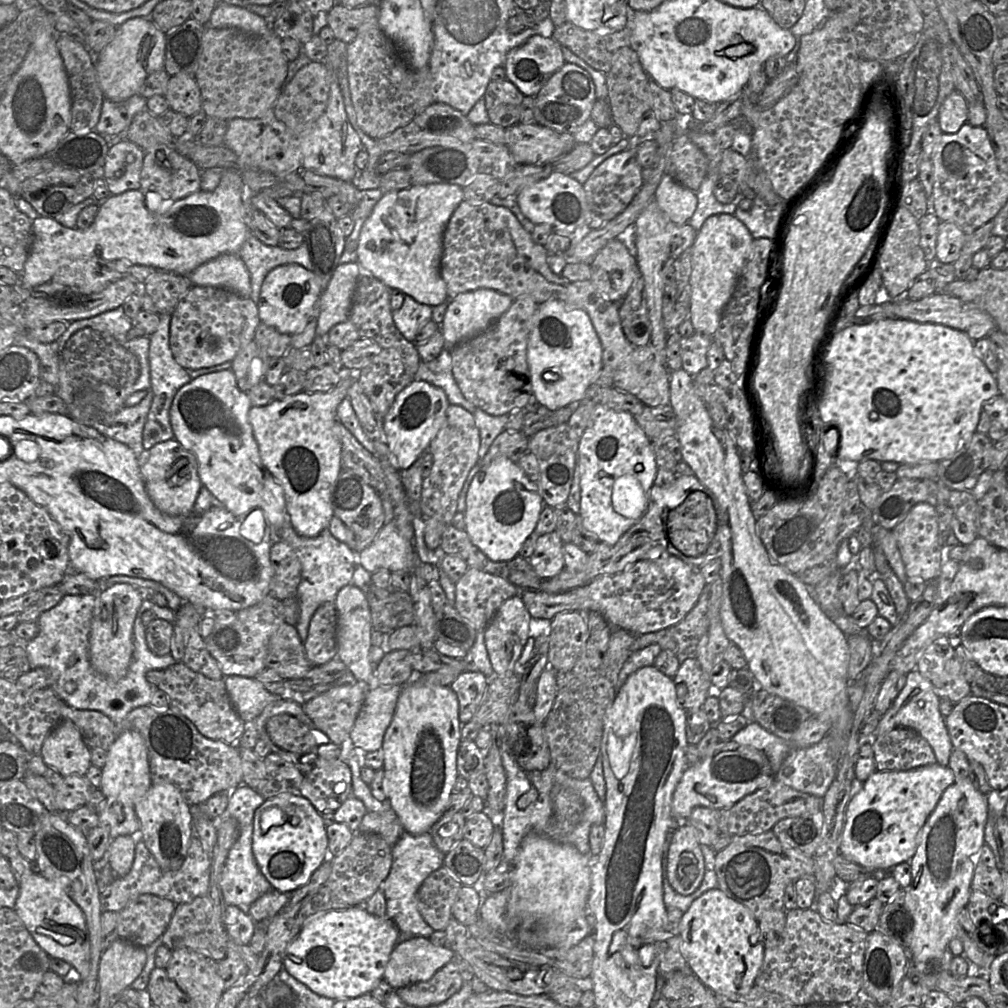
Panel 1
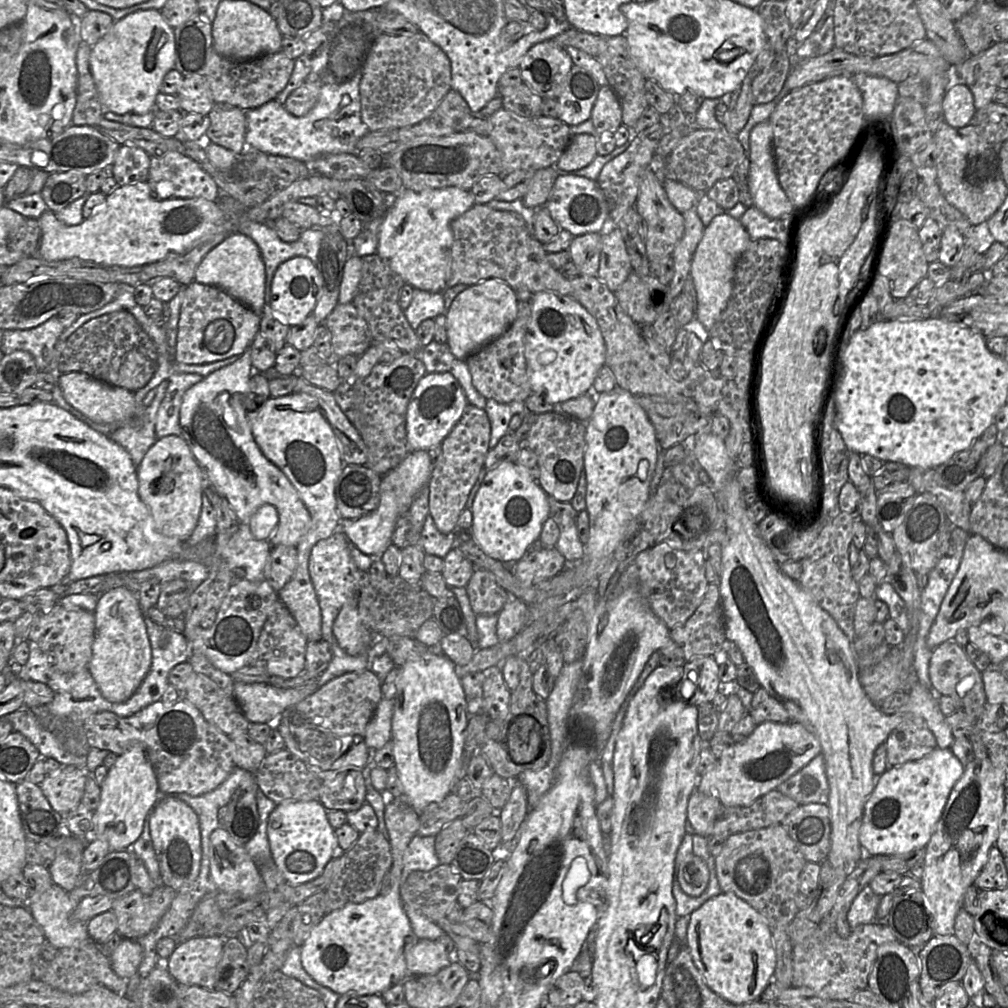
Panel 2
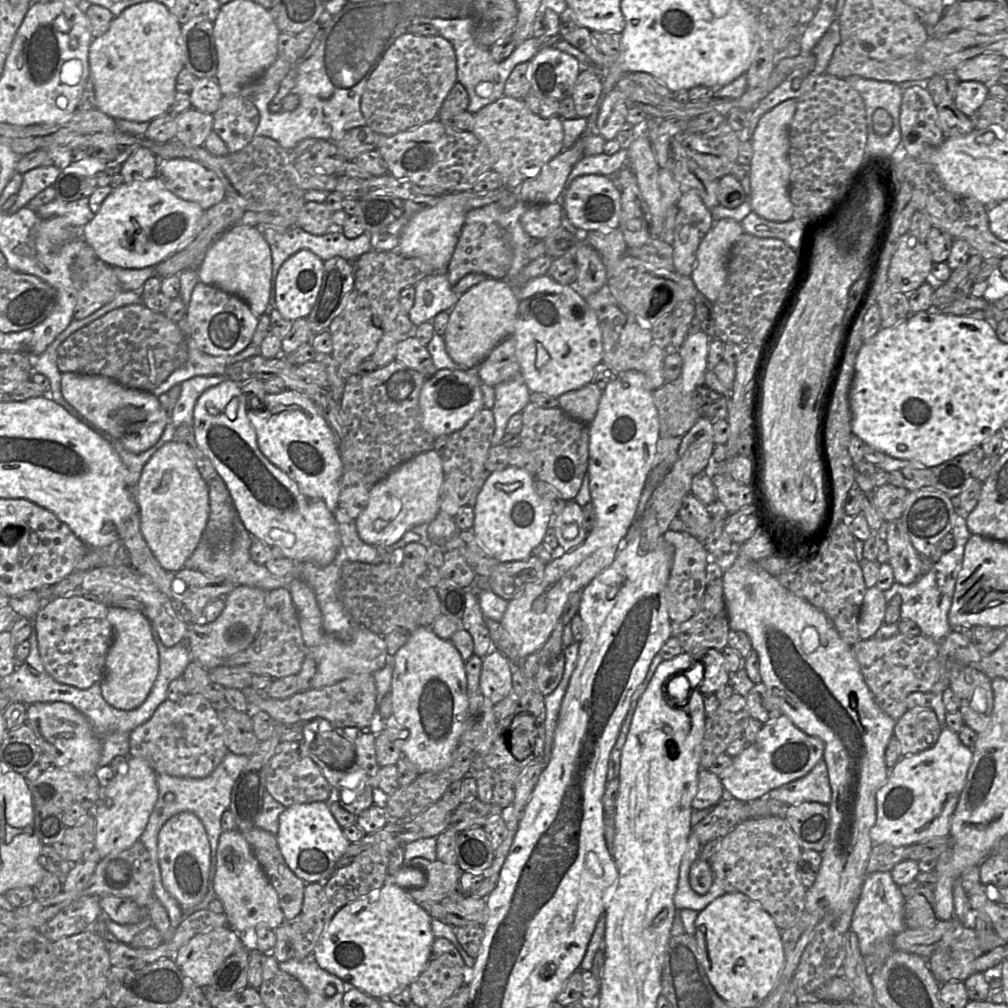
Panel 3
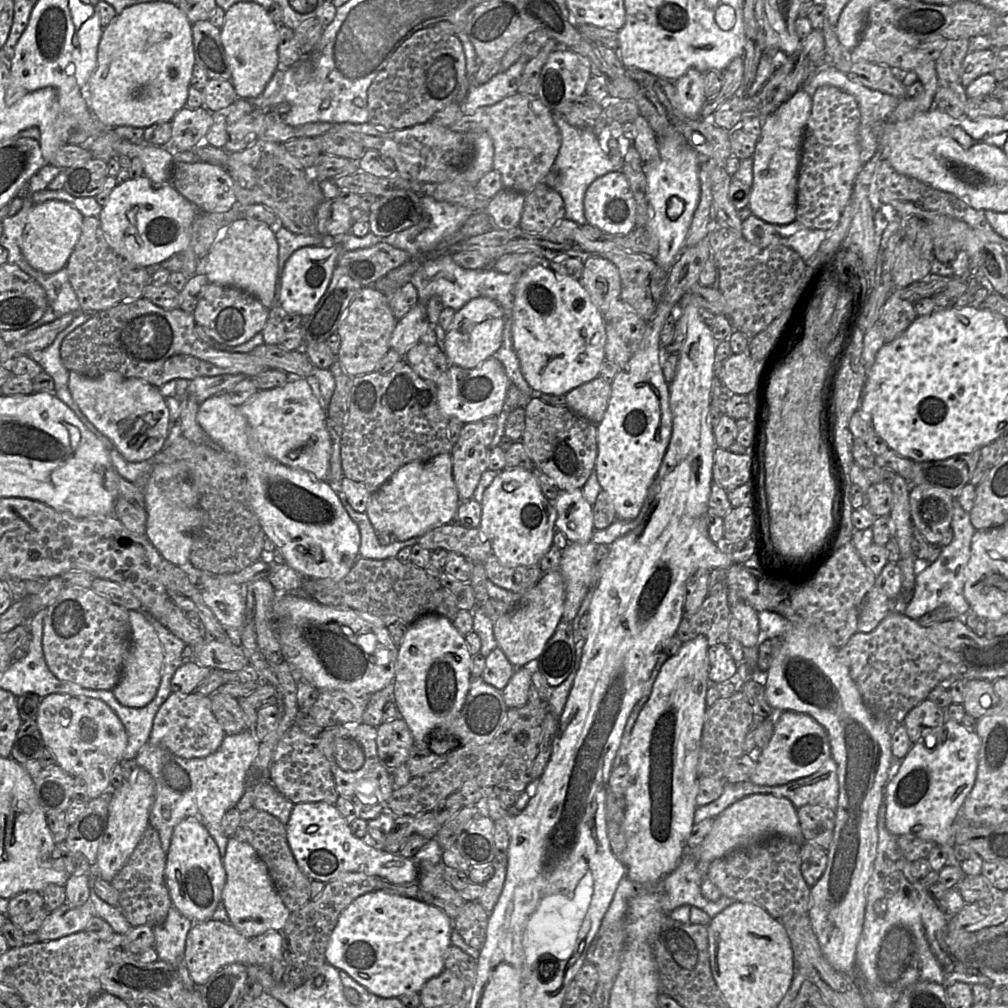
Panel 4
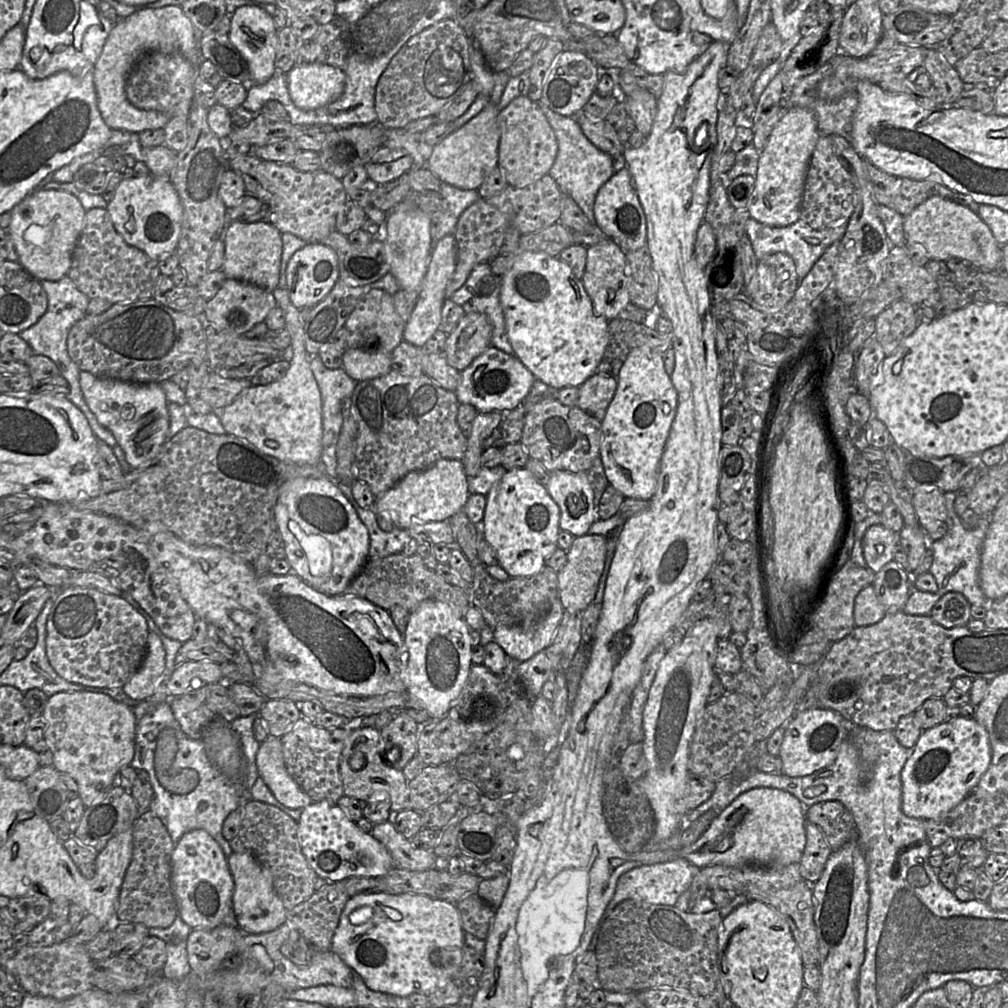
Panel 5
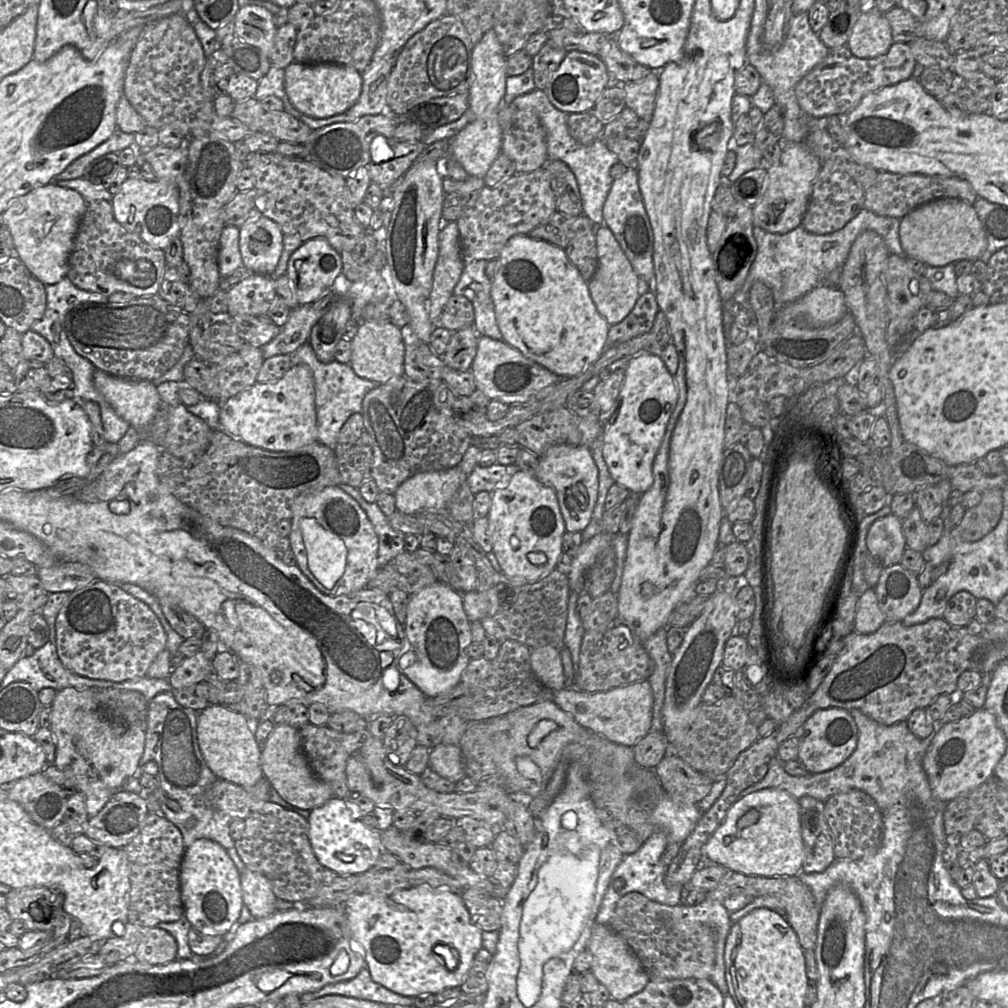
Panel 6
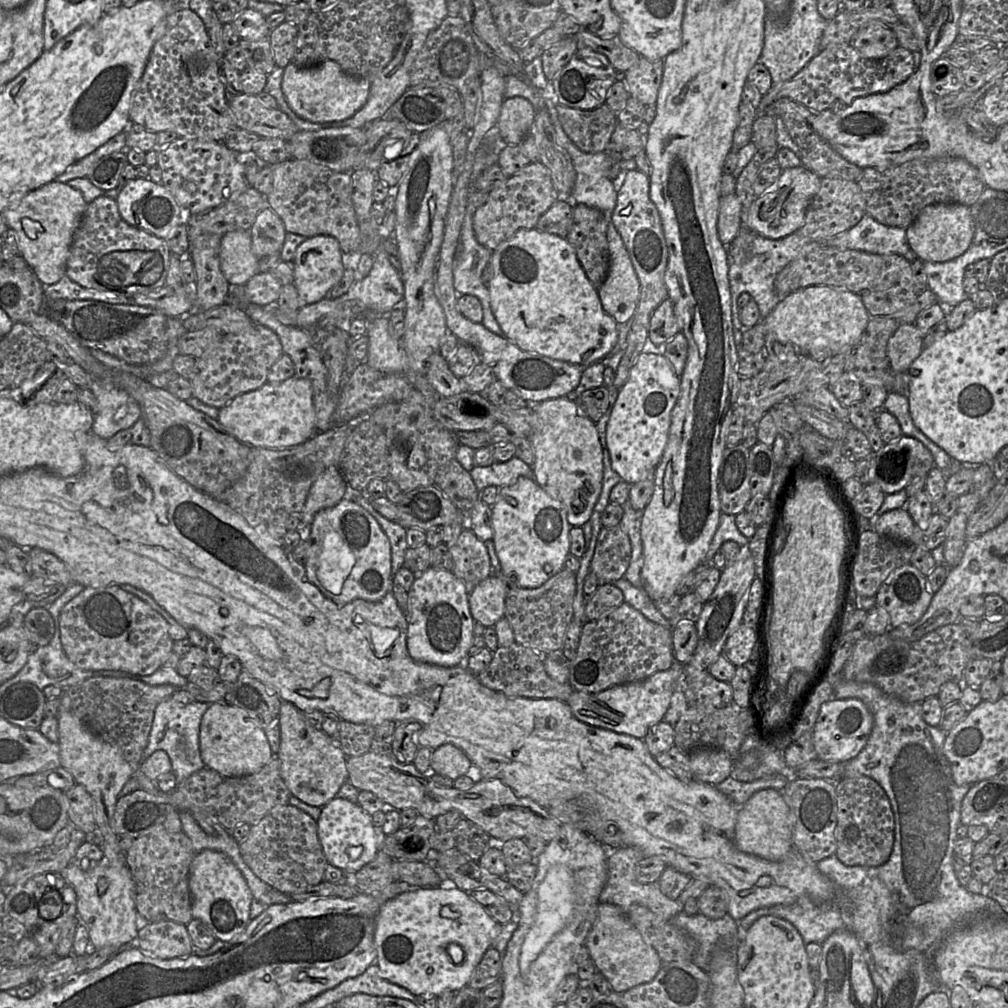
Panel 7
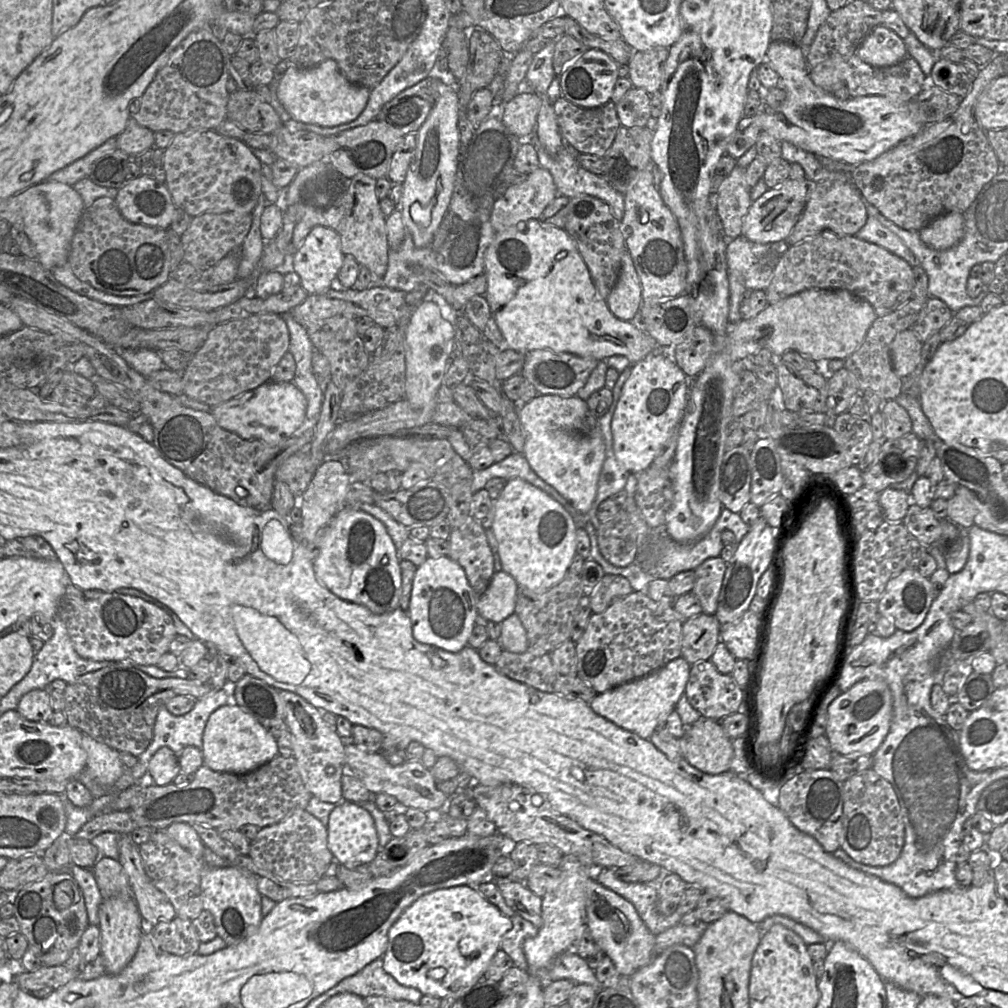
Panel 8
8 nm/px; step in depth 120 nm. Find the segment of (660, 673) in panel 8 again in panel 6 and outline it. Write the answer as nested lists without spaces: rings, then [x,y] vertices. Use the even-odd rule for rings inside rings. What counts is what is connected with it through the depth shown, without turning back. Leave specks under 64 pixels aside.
[[[648,680],[595,693],[563,688],[553,691],[553,702],[579,725],[616,744],[632,748],[651,730],[653,693]]]

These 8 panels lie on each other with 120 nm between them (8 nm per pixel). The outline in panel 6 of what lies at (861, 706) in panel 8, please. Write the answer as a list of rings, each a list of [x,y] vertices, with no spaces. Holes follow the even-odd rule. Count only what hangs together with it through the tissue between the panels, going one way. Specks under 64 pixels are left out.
[[[830,707],[817,710],[803,724],[799,733],[800,761],[810,774],[825,772],[842,764],[854,752],[858,741],[856,722],[847,710]]]

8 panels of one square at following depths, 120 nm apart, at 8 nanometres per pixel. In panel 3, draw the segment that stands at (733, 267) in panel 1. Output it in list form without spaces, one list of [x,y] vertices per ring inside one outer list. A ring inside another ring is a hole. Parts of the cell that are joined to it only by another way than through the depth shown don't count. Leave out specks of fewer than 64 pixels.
[[[722,218],[714,223],[699,245],[691,278],[698,291],[712,304],[727,280],[730,250],[743,233],[740,223]]]

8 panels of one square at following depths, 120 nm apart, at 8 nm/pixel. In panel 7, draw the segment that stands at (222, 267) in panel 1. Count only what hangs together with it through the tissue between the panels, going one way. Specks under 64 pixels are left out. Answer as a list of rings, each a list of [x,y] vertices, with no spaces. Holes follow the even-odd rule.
[[[262,209],[250,228],[251,249],[259,259],[280,253],[286,230],[280,217],[271,209]]]

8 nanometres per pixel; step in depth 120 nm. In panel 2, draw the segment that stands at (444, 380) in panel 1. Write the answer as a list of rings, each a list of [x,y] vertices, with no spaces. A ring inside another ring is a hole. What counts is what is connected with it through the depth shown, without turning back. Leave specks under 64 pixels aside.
[[[430,342],[421,348],[420,360],[423,362],[427,374],[446,372],[452,374],[463,388],[468,404],[484,410],[487,399],[473,386],[466,361],[457,359],[447,344]]]

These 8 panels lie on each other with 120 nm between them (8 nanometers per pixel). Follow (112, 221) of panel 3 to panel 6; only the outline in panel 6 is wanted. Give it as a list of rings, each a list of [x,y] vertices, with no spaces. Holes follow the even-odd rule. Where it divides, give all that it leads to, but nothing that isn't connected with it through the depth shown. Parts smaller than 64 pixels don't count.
[[[126,179],[113,196],[111,205],[115,220],[155,249],[164,250],[173,238],[179,236],[179,203],[173,183]]]

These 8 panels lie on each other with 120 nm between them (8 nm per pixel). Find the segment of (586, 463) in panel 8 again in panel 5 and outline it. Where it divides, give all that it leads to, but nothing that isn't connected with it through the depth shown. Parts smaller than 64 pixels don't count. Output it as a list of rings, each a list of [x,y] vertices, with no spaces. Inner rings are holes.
[[[567,471],[550,472],[545,487],[560,509],[560,529],[568,531],[574,537],[588,534],[590,526],[596,521],[594,491],[588,480],[588,473],[572,473]]]

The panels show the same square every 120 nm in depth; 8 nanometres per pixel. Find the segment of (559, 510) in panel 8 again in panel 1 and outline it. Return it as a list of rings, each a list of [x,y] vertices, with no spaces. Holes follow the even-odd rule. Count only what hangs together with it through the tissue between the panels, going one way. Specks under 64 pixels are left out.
[[[497,457],[482,466],[470,483],[464,511],[465,531],[471,542],[490,560],[509,561],[519,555],[523,543],[533,533],[544,506],[537,484],[527,477],[524,470],[508,457]]]

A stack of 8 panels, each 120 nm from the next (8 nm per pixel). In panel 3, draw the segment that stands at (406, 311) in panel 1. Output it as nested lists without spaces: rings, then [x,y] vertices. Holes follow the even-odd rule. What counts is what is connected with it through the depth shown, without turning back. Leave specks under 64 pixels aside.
[[[445,273],[426,276],[414,288],[415,301],[407,316],[415,327],[431,322],[440,312],[450,314],[462,295],[454,291]]]

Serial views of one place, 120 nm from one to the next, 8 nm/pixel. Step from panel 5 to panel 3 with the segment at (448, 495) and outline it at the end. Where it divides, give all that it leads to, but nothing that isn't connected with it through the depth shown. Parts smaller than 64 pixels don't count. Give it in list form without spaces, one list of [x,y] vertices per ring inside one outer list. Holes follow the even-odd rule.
[[[431,450],[402,463],[370,489],[365,510],[355,519],[362,541],[389,547],[415,526],[429,524],[440,513],[442,456]]]

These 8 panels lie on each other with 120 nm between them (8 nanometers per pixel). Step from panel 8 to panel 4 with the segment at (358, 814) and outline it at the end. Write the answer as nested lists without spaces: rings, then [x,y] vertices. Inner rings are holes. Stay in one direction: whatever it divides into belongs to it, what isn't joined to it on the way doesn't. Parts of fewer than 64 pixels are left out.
[[[325,801],[295,804],[285,826],[291,852],[299,868],[311,880],[328,883],[345,872],[363,872],[393,884],[406,884],[417,880],[418,865],[412,858],[385,852],[373,846],[368,839],[354,836],[350,824],[335,804]]]

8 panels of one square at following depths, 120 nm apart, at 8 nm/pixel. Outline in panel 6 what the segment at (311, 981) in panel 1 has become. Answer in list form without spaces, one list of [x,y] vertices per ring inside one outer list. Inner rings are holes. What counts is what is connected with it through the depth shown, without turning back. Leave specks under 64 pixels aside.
[[[428,885],[398,890],[389,896],[358,893],[344,903],[344,908],[353,941],[363,949],[365,967],[371,978],[402,996],[435,995],[445,988],[460,988],[475,955],[482,948],[483,931],[472,923],[461,893],[434,892]],[[443,951],[455,951],[458,955],[457,965],[452,964],[448,954],[445,955]]]

